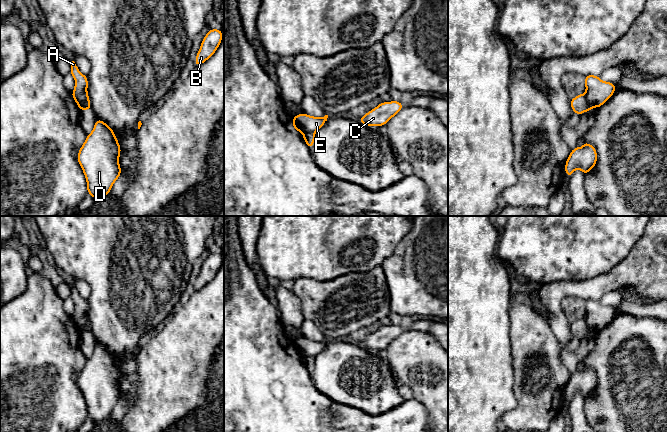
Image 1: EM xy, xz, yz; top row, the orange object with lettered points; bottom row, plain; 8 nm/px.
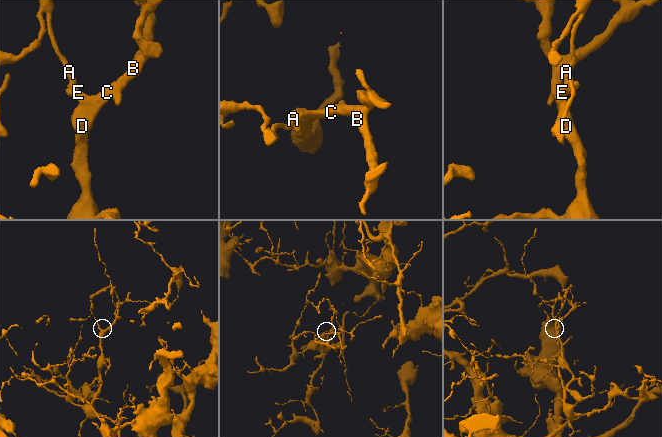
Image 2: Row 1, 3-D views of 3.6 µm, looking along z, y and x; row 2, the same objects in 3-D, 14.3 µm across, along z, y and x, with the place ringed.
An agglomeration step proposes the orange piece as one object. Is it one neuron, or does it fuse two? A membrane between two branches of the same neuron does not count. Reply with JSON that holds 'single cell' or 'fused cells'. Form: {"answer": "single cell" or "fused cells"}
{"answer": "fused cells"}

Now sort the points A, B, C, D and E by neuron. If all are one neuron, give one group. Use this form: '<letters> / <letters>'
A / B C D E

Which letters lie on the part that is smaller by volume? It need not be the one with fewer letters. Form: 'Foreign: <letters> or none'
Foreign: A

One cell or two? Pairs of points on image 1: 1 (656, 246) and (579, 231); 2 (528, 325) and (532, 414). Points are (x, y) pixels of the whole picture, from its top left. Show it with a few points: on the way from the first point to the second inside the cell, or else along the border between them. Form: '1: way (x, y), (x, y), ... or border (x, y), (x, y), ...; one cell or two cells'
1: border (645, 226), (641, 237), (630, 252), (621, 260); two cells
2: way (528, 347), (520, 369), (518, 386), (521, 392); one cell

